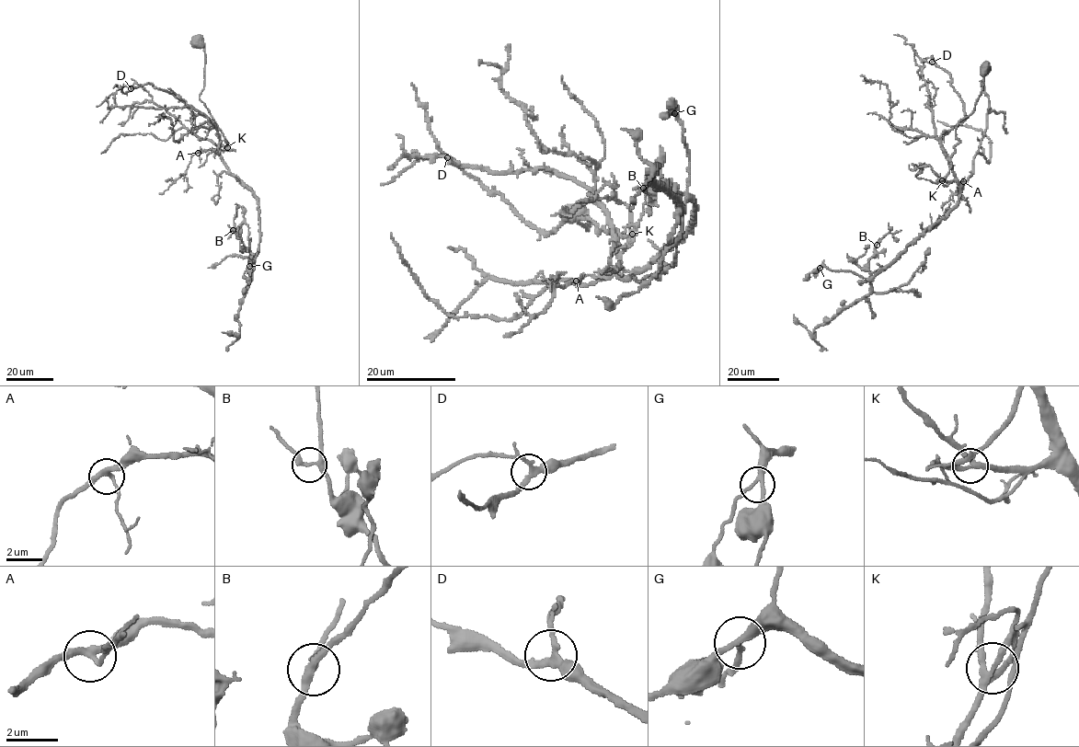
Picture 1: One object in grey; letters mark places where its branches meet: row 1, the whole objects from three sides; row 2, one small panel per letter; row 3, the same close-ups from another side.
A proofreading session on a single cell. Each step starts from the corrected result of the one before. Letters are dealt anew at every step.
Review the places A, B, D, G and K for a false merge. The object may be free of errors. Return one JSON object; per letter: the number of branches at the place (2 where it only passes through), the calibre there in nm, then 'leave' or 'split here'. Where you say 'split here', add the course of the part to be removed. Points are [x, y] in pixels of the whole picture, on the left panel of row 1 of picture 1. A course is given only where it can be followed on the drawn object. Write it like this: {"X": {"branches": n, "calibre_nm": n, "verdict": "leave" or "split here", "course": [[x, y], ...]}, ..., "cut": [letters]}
{"A": {"branches": 3, "calibre_nm": 240, "verdict": "leave"}, "B": {"branches": 3, "calibre_nm": 200, "verdict": "leave"}, "D": {"branches": 3, "calibre_nm": 220, "verdict": "leave"}, "G": {"branches": 3, "calibre_nm": 240, "verdict": "leave"}, "K": {"branches": 3, "calibre_nm": 200, "verdict": "leave"}, "cut": []}

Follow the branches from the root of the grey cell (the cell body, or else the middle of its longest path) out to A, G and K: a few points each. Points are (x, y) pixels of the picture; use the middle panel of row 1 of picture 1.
A: (572, 214), (597, 233), (635, 229), (614, 275), (576, 281)
G: (572, 214), (597, 233), (635, 229), (621, 280), (682, 238), (694, 199), (674, 113)
K: (572, 214), (586, 214), (588, 230), (578, 220), (588, 218), (597, 233), (631, 234)

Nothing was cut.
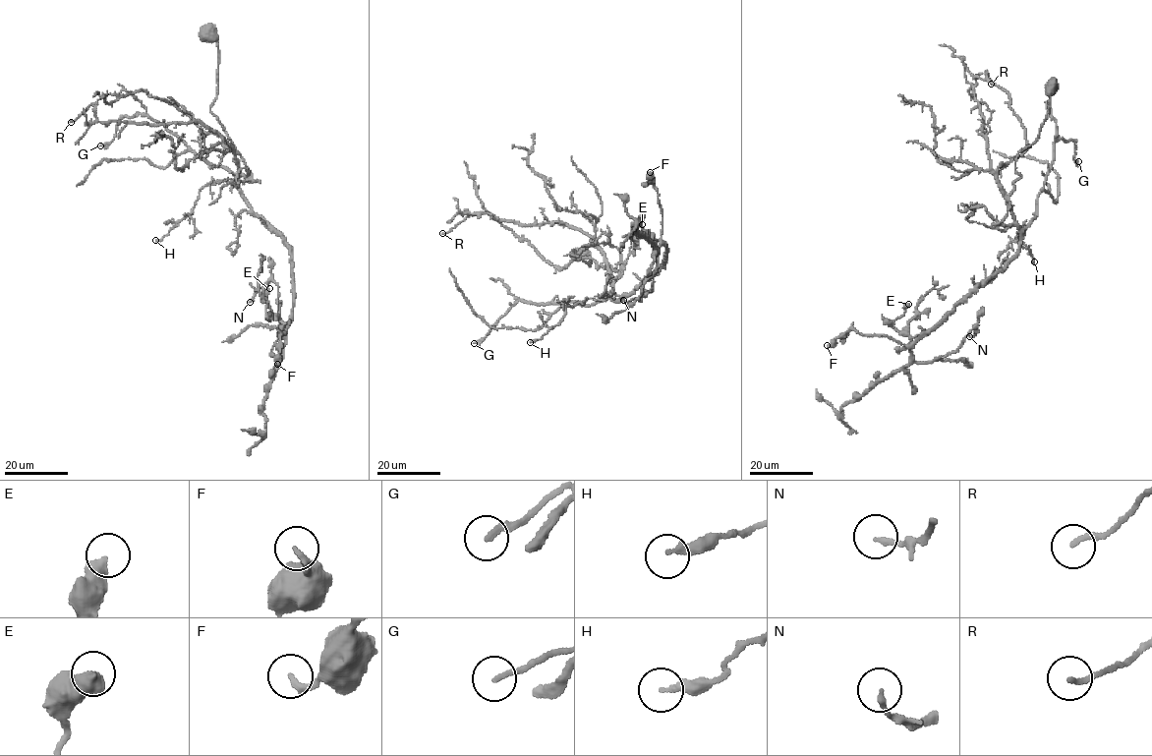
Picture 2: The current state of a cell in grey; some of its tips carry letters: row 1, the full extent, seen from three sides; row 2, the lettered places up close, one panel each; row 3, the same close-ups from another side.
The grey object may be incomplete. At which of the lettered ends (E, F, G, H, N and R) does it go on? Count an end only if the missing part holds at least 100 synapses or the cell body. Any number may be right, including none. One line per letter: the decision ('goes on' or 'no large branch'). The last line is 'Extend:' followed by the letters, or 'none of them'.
E: no large branch
F: no large branch
G: no large branch
H: no large branch
N: no large branch
R: no large branch
Extend: none of them

